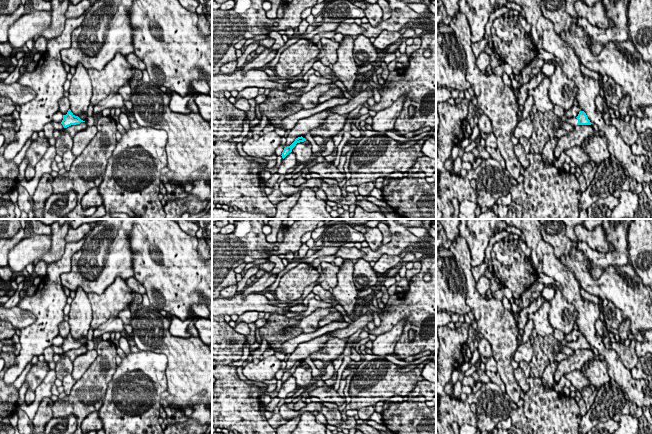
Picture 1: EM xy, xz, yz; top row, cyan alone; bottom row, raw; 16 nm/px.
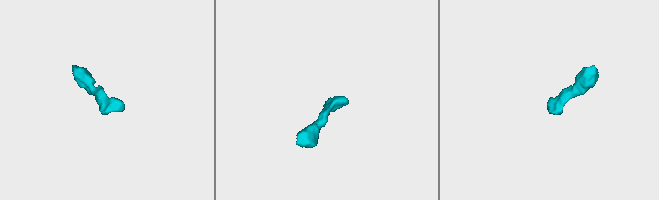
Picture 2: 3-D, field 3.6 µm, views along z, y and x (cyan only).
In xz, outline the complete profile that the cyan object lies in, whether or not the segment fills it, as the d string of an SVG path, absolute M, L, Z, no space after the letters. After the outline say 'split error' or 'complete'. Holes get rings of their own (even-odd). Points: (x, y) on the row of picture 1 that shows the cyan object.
M302 136L296 138L295 141L290 146L287 146L284 148L282 155L281 155L282 158L284 159L289 153L291 153L292 149L296 146L297 143L304 142L304 141L306 141L306 139L303 138Z; complete

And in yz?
M580 111L577 117L569 118L566 122L571 124L573 127L576 127L578 125L592 124L584 111Z; split error

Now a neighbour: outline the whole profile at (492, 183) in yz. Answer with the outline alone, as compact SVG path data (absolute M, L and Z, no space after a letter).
M493 158L483 159L477 168L468 171L467 178L477 183L477 206L492 208L501 196L507 195L512 186L509 177L510 173Z

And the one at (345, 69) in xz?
M345 35L337 50L337 62L333 64L332 68L335 77L344 84L348 92L354 89L358 75L358 65L354 60L353 47L354 39L350 35Z

